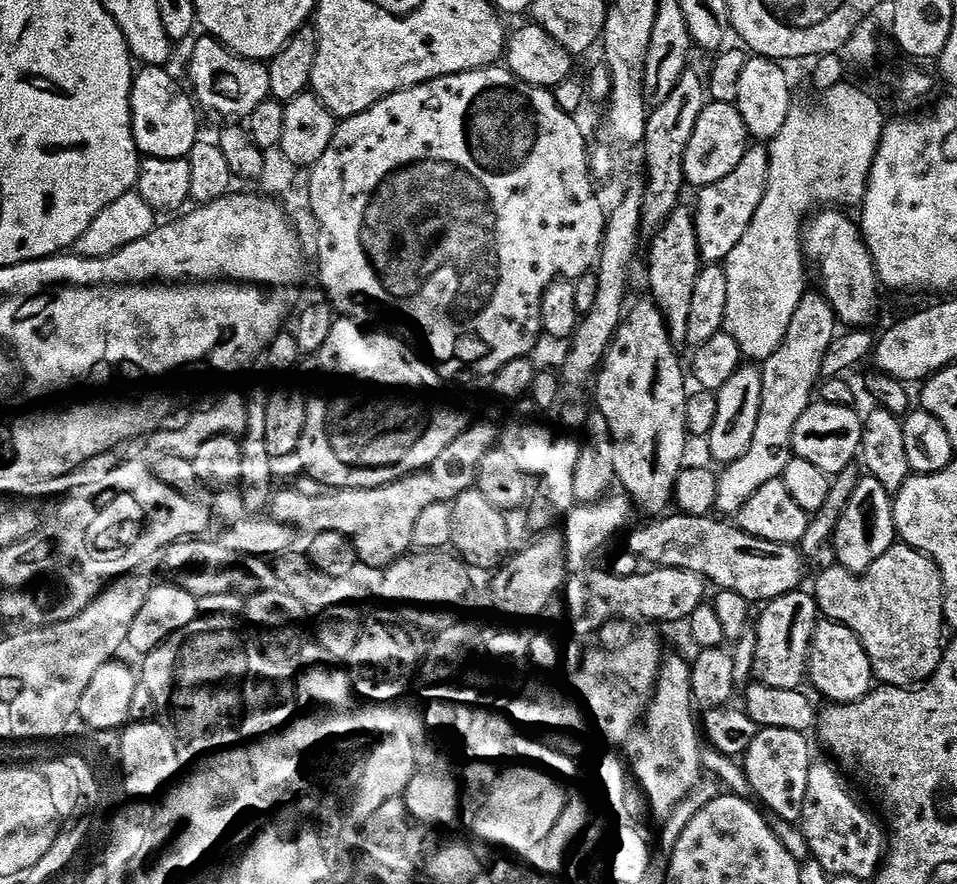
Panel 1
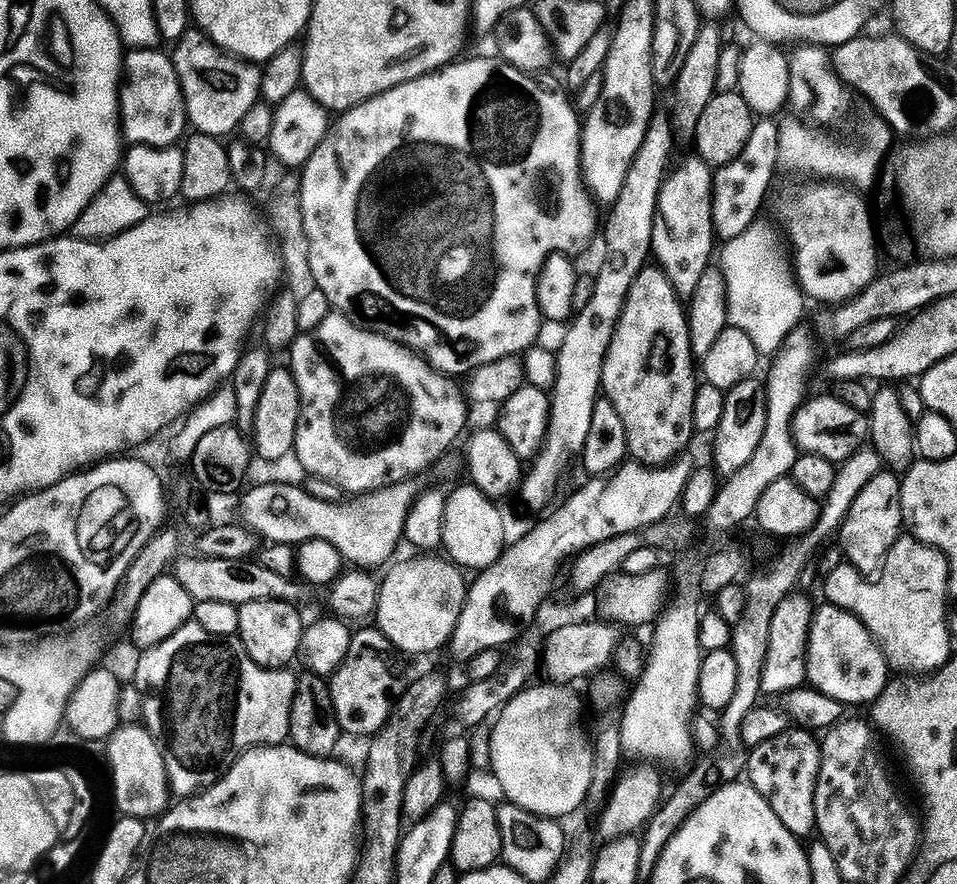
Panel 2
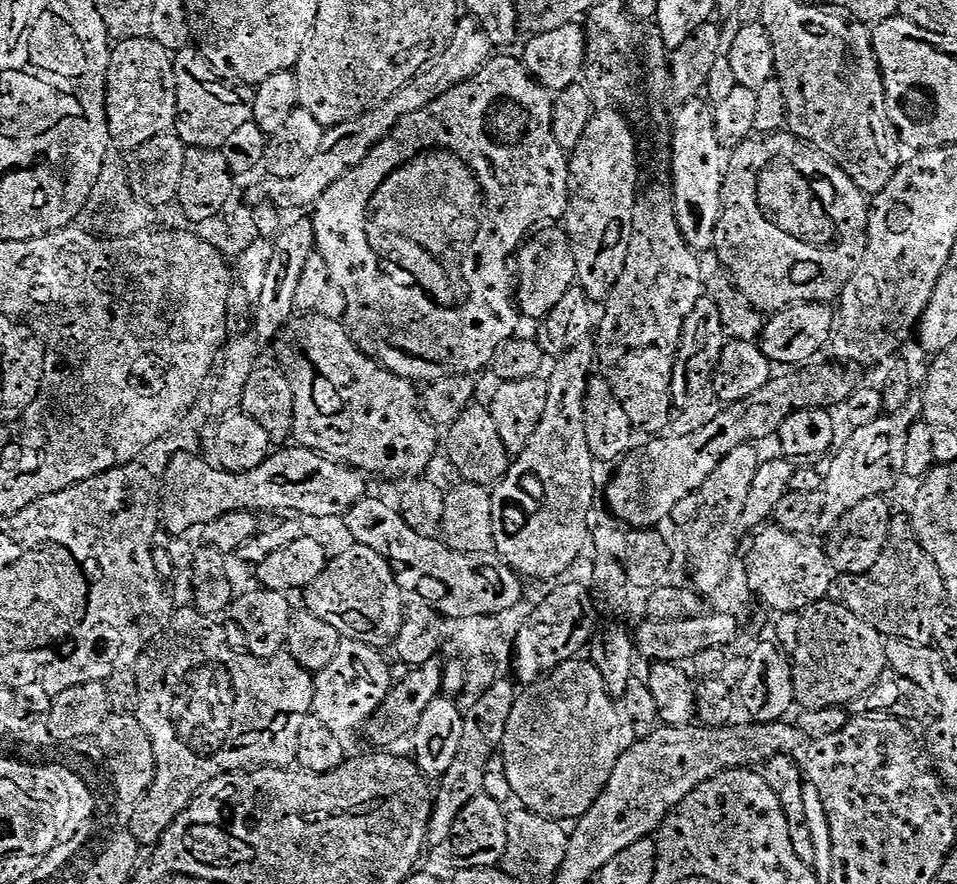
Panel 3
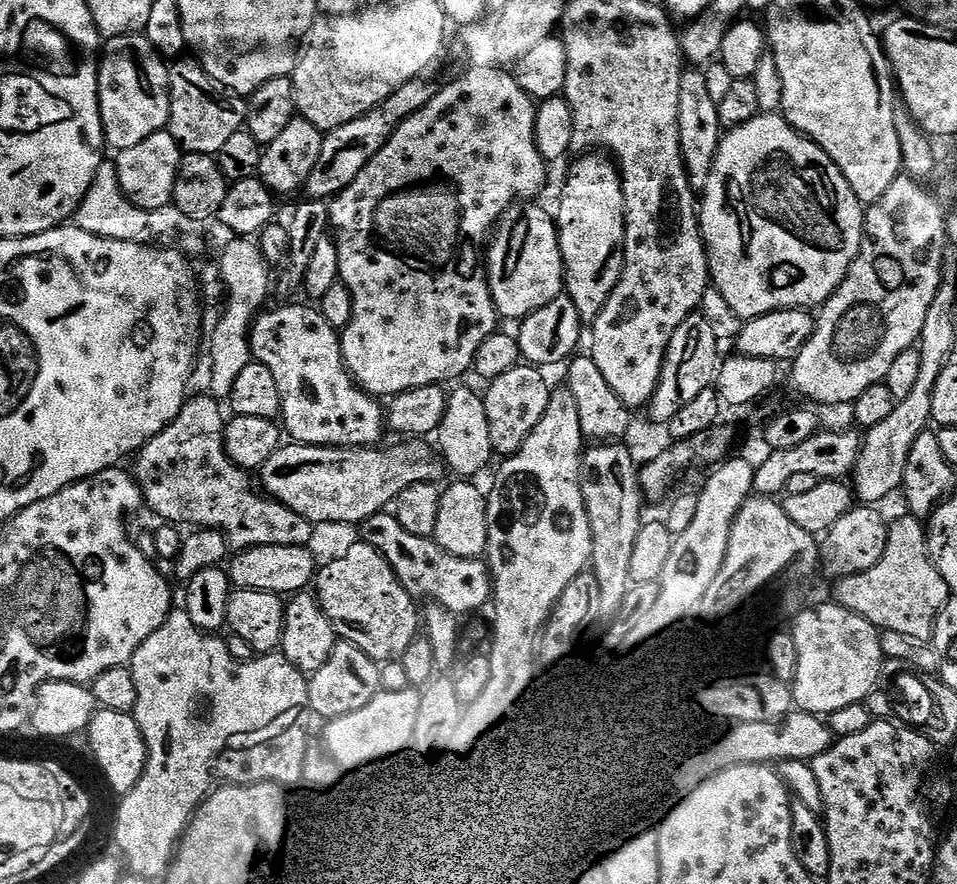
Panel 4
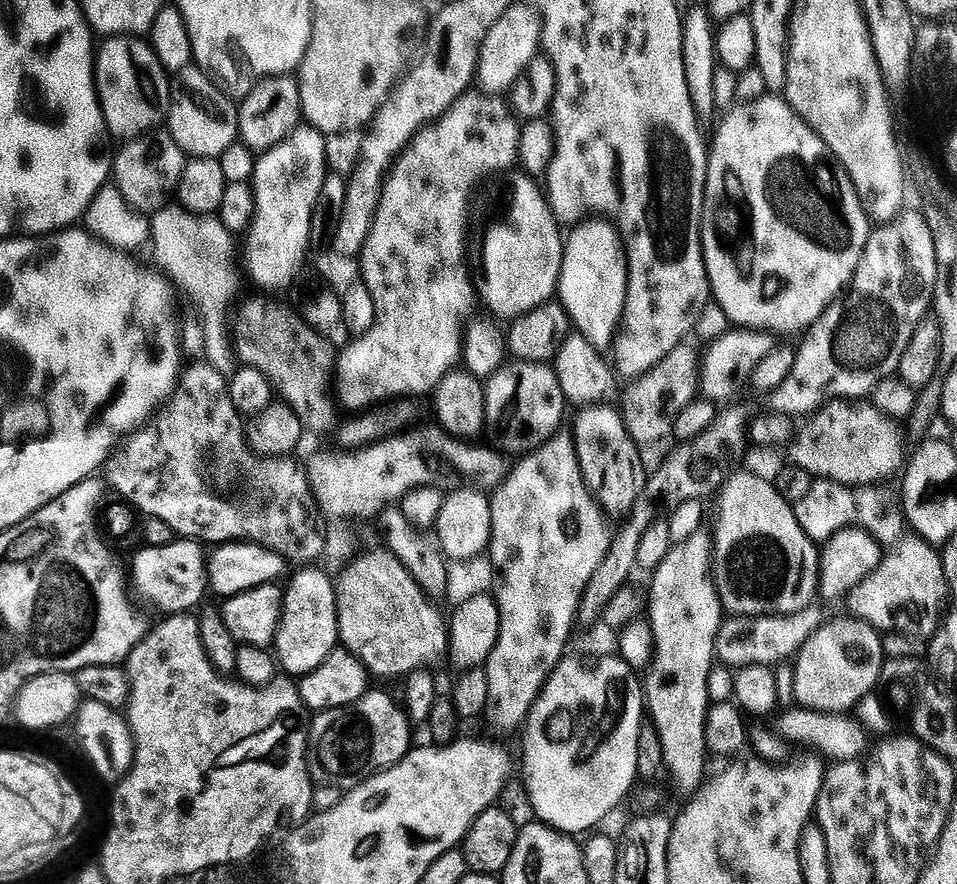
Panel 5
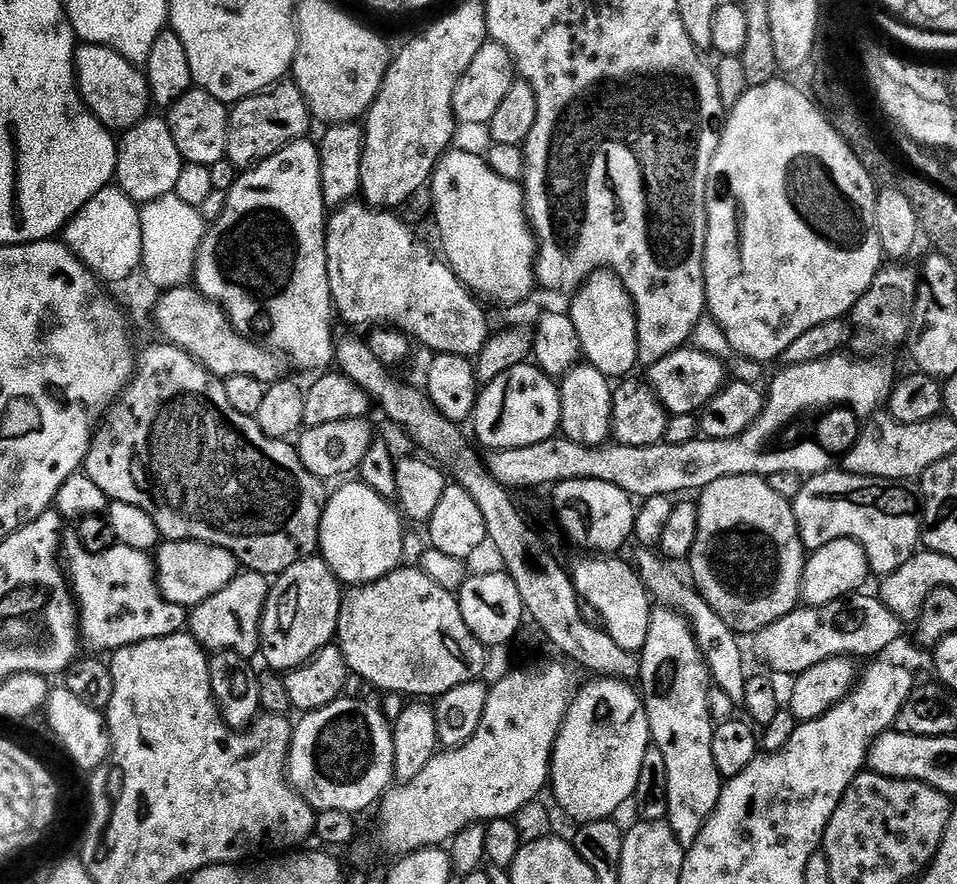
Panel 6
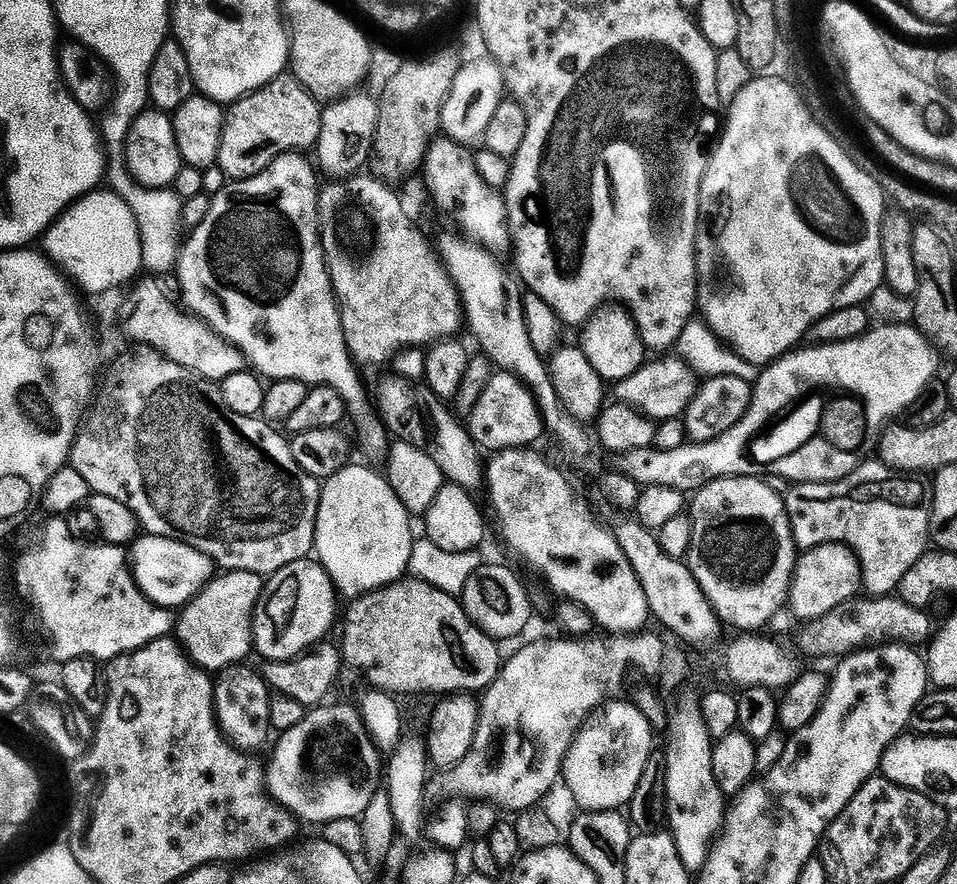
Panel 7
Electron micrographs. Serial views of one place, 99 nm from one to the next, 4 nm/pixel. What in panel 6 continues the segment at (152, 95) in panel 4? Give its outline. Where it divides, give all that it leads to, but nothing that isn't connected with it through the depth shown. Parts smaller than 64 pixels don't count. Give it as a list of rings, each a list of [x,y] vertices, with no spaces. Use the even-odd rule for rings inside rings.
[[[81,43],[76,49],[76,82],[88,109],[109,130],[130,129],[149,115],[152,95],[147,75],[113,48]]]

